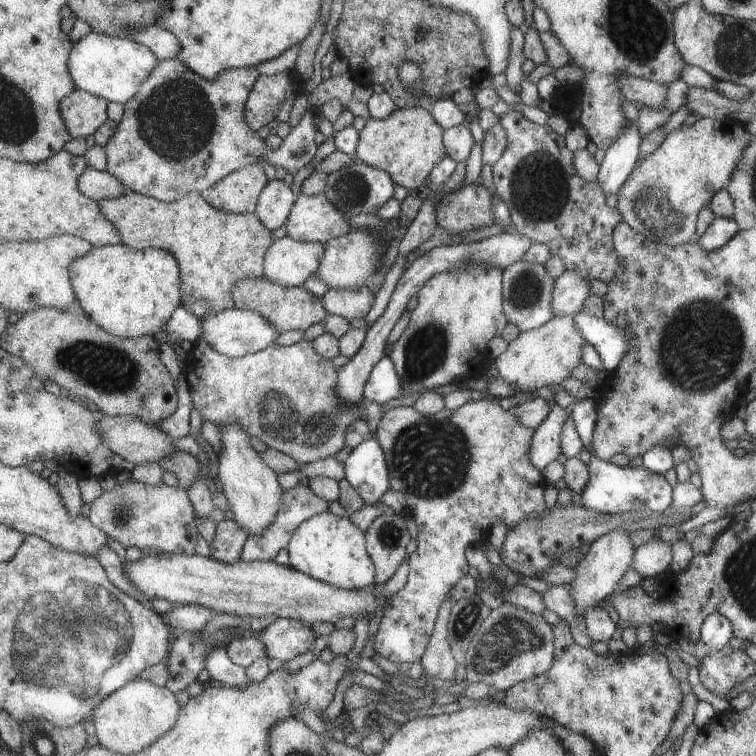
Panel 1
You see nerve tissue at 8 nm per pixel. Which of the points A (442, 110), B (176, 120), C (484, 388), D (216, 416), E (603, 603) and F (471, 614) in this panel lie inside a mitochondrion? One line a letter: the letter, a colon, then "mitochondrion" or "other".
A: other
B: mitochondrion
C: other
D: other
E: other
F: mitochondrion

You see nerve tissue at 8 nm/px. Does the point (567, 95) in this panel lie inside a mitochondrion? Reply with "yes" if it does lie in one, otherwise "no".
no

